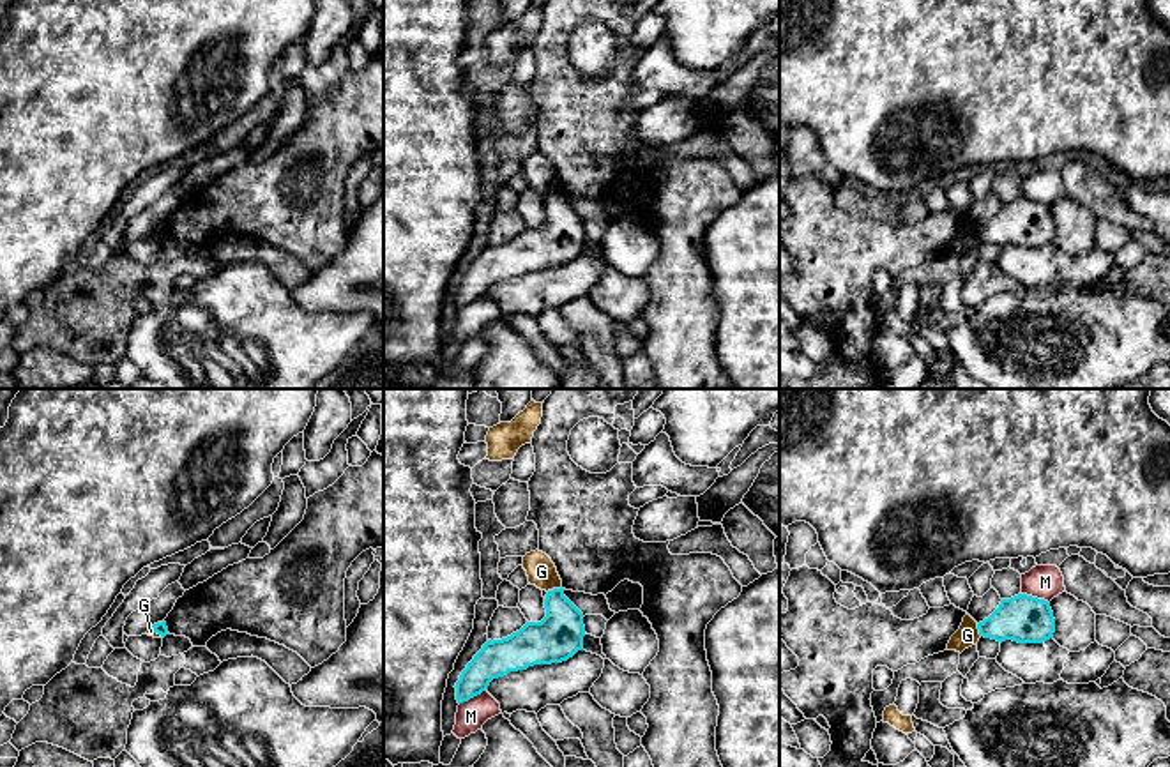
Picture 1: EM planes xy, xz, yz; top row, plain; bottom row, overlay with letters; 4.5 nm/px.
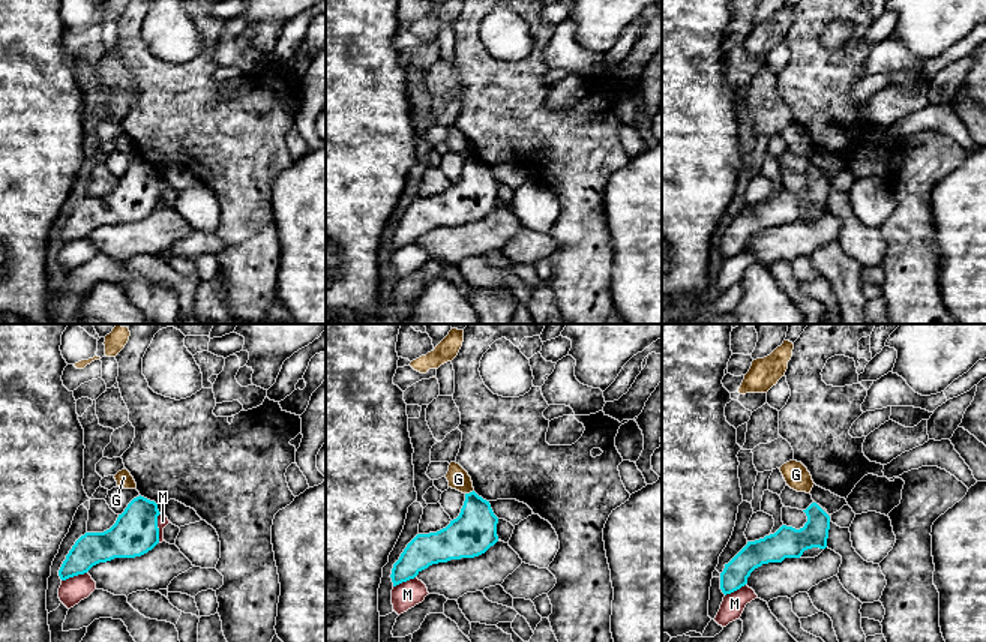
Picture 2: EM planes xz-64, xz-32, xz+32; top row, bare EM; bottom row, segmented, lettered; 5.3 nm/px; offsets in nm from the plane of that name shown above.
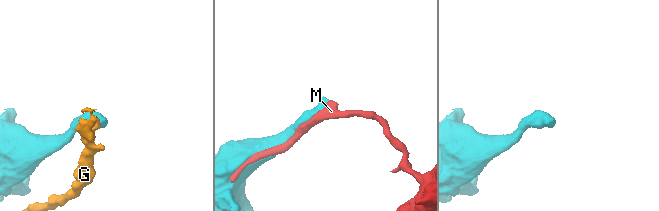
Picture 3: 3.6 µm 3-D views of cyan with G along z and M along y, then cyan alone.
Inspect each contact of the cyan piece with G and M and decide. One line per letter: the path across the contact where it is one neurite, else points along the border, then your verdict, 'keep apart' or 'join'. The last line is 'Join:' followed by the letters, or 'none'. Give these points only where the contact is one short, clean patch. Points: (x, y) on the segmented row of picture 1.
G: along xz (561, 585), (547, 591) | keep apart
M: keep apart
Join: none

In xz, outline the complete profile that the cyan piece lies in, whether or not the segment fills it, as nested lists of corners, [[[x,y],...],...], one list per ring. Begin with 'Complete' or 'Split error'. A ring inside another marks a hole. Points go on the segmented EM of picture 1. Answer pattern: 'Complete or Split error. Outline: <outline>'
Complete. Outline: [[[564,589],[548,590],[546,617],[527,622],[502,640],[488,640],[461,672],[456,682],[458,703],[488,689],[493,679],[534,664],[562,663],[583,650],[583,613],[564,596]]]

